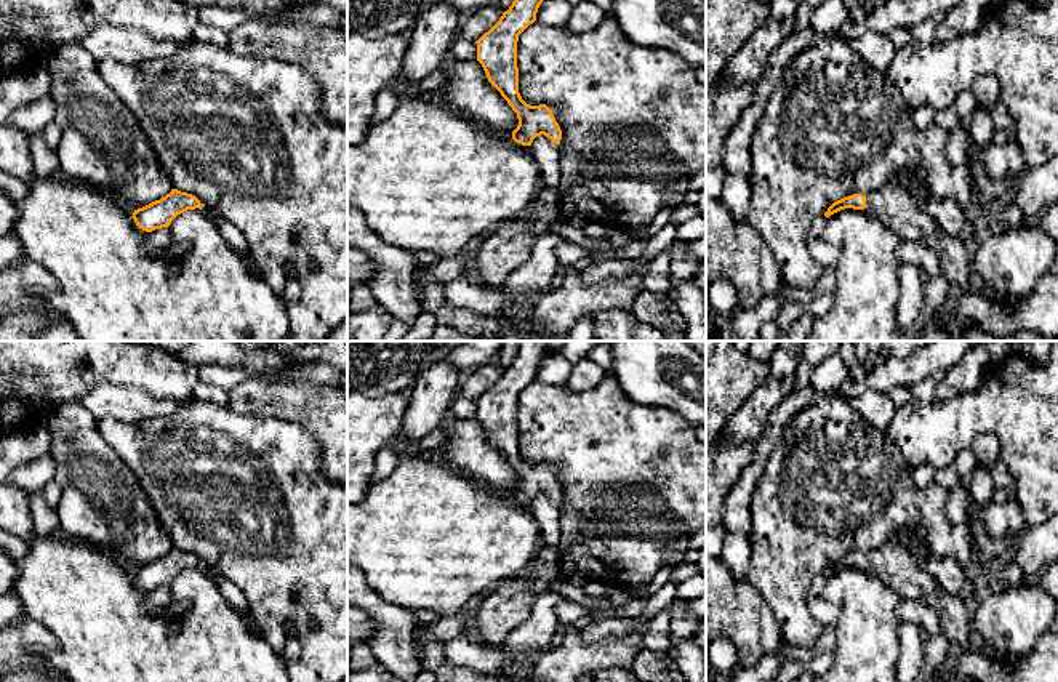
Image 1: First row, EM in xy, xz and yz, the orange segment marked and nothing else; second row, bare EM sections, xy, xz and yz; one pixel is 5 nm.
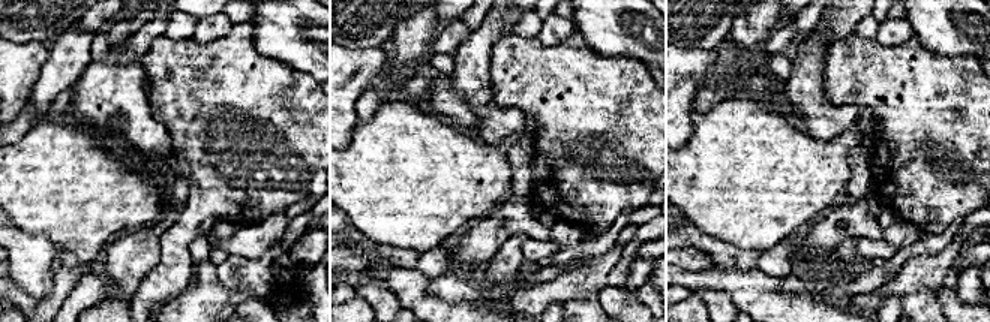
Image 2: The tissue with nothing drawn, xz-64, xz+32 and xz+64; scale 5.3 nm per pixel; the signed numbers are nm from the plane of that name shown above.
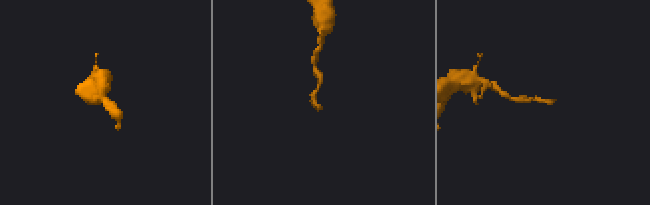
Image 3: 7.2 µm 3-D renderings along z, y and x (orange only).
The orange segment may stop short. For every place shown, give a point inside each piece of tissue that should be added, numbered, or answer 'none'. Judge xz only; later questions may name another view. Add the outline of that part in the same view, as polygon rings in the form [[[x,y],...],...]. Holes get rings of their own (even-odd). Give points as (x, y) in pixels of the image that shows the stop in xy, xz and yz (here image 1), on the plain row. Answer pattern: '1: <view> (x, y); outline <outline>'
1: xz (546, 511); outline [[[541,493],[533,498],[531,511],[539,525],[543,551],[555,554],[560,544],[560,504]]]

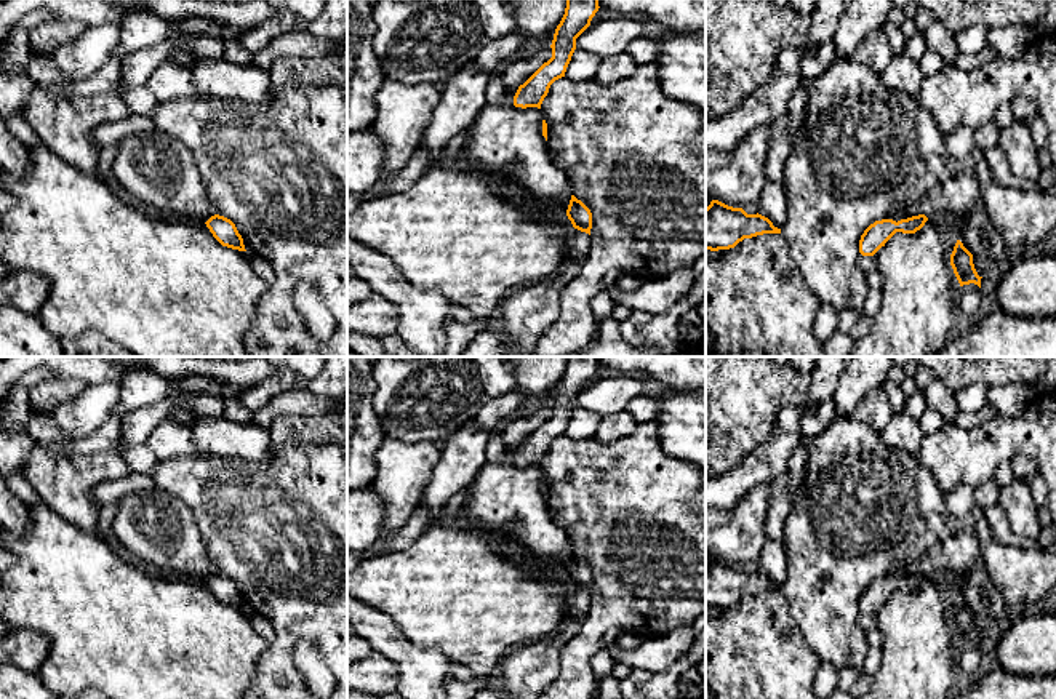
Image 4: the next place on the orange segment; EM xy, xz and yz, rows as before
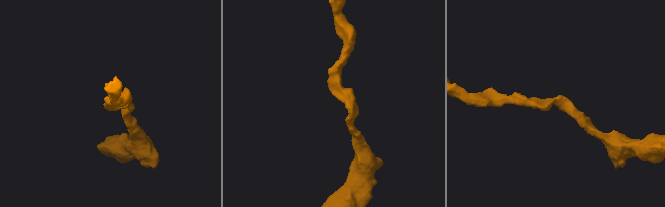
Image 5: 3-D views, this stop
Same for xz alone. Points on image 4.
none

